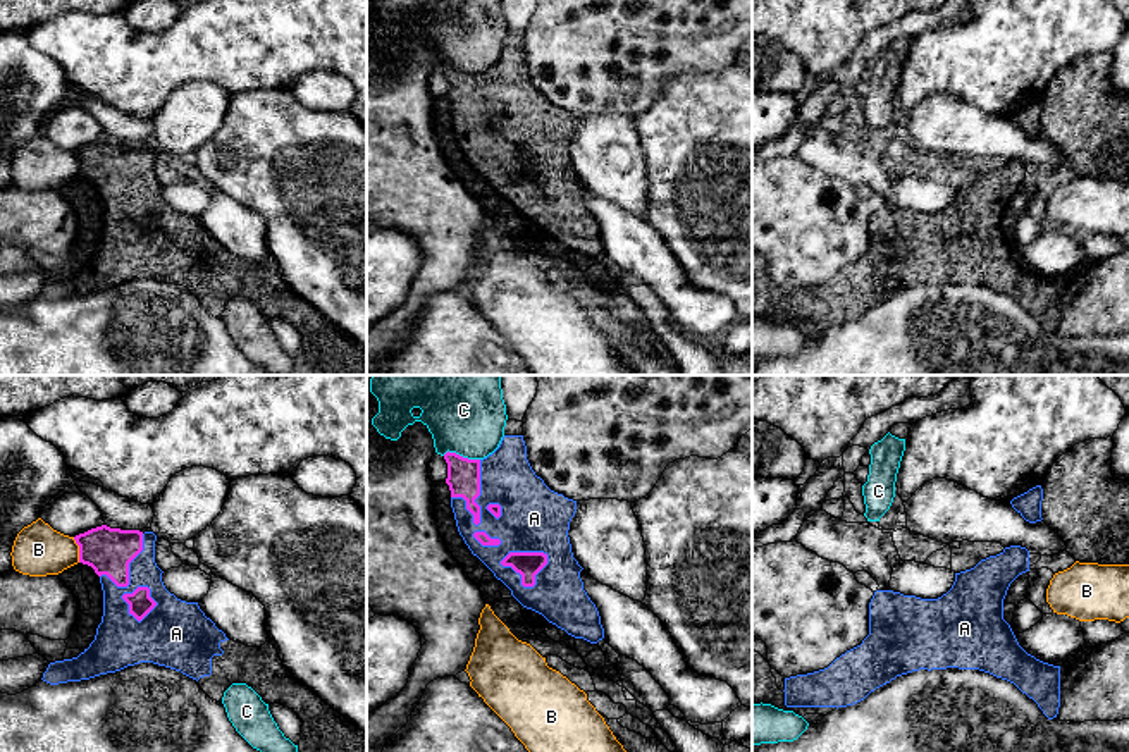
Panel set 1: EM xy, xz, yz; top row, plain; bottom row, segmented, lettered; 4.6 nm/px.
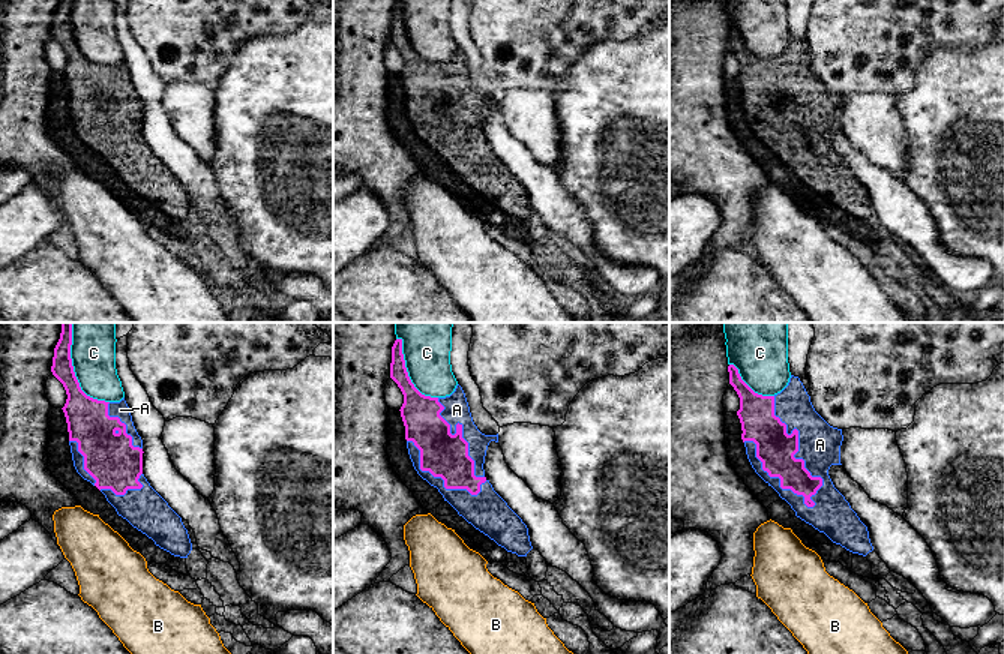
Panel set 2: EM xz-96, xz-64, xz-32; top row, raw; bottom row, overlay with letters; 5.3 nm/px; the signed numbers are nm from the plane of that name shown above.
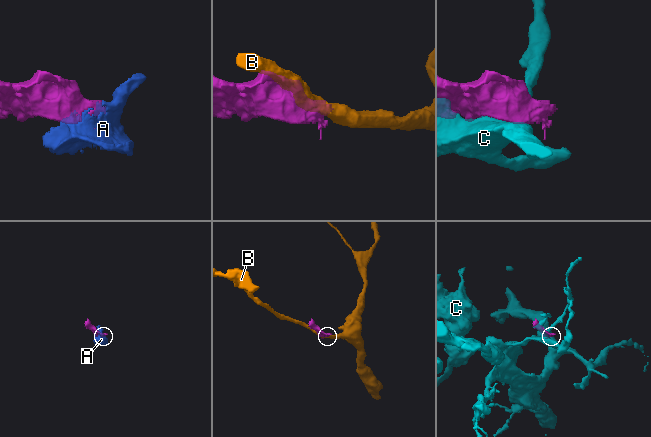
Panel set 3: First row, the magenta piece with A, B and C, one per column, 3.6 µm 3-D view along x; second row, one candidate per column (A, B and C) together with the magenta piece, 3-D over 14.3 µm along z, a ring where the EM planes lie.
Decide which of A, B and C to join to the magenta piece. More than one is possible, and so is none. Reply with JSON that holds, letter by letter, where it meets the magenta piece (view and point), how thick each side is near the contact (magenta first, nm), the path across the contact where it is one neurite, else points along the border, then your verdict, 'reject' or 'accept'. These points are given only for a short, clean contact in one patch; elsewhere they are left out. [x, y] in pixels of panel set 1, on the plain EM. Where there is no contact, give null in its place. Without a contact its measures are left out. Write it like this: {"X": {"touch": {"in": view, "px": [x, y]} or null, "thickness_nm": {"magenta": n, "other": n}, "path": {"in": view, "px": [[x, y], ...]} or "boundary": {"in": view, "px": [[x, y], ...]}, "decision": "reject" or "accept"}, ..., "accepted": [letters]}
{"A": {"touch": {"in": "xz", "px": [524, 167]}, "thickness_nm": {"magenta": 110, "other": 320}, "decision": "accept"}, "B": {"touch": {"in": "xy", "px": [80, 164]}, "thickness_nm": {"magenta": 220, "other": 240}, "decision": "reject"}, "C": {"touch": {"in": "xz", "px": [462, 71]}, "thickness_nm": {"magenta": 160, "other": 320}, "decision": "reject"}, "accepted": ["A"]}

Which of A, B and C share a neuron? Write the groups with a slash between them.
A / B / C

